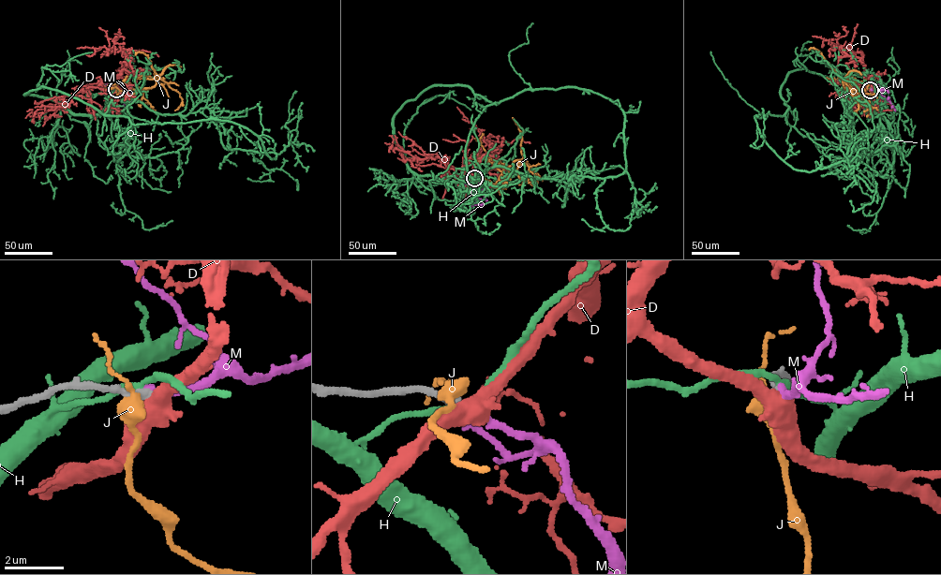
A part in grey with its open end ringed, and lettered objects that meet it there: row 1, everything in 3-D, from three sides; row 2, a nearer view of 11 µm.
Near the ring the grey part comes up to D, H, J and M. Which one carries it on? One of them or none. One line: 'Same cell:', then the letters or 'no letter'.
Same cell: M

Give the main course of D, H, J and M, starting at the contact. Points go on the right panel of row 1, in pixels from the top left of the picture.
D: (870, 90), (866, 88), (869, 80), (855, 87), (855, 91), (862, 96), (859, 99), (854, 102), (844, 96)
H: (870, 90), (882, 138), (856, 156), (754, 116), (794, 169), (873, 129), (837, 85)
J: (870, 90), (870, 104), (854, 90), (843, 88), (843, 80), (858, 102), (859, 117)
M: (870, 90), (878, 89), (880, 96), (888, 100), (893, 106), (891, 108)

